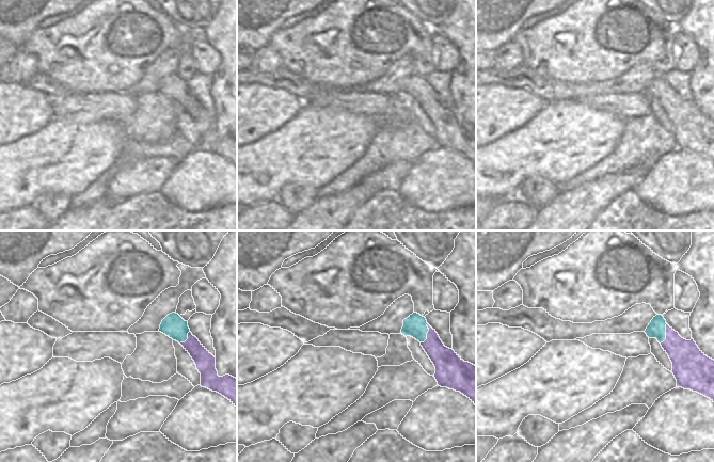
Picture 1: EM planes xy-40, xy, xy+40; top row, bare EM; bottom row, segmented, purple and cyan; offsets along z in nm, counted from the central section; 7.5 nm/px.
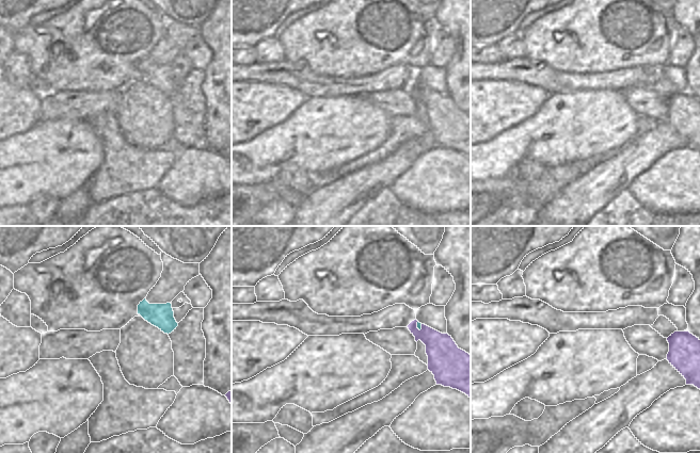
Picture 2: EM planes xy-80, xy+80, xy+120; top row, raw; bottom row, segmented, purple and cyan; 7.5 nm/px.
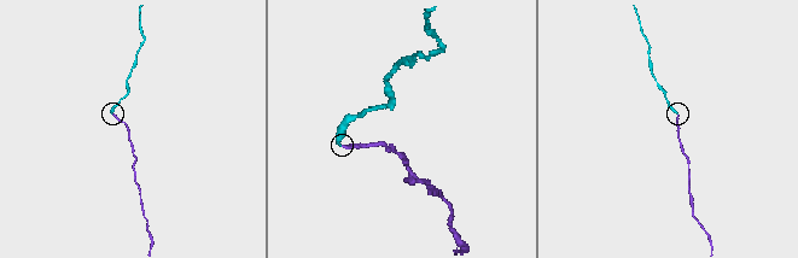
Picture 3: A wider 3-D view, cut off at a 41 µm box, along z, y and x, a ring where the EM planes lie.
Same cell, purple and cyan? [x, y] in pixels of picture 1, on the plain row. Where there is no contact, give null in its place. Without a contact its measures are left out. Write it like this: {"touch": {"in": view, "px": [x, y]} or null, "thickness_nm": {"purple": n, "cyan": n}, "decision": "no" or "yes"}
{"touch": {"in": "xy", "px": [427, 95]}, "thickness_nm": {"purple": 190, "cyan": 170}, "decision": "yes"}

